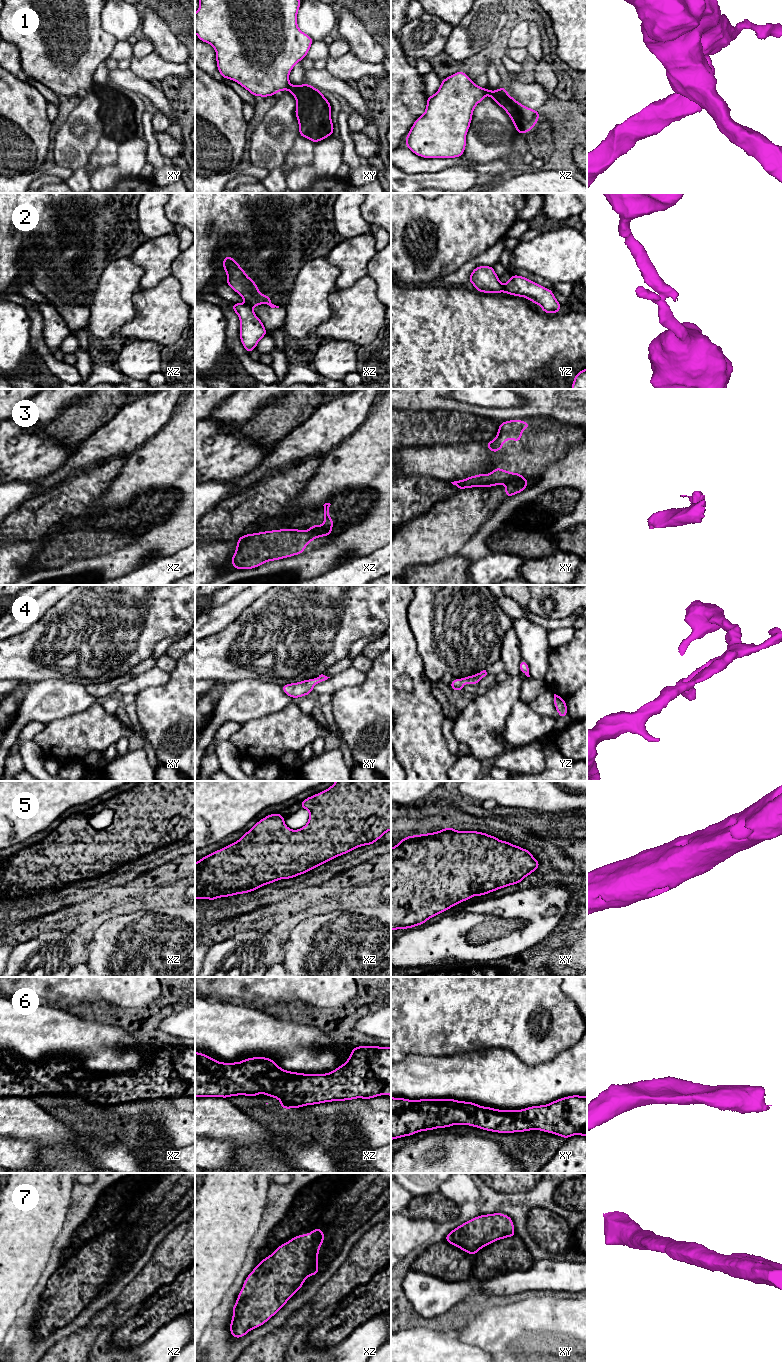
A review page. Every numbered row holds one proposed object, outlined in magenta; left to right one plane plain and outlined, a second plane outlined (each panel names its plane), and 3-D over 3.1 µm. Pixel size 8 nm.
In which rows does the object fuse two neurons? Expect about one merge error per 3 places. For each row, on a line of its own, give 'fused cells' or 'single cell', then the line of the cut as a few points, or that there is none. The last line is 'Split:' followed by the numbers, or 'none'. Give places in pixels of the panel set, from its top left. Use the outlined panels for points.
1: fused cells; cut xz (484, 89), (487, 94)
2: fused cells; cut yz (503, 285), (504, 291)
3: fused cells; cut xy (511, 473), (505, 483)
4: single cell; cut none
5: single cell; cut none
6: single cell; cut none
7: single cell; cut none
Split: 1, 2, 3

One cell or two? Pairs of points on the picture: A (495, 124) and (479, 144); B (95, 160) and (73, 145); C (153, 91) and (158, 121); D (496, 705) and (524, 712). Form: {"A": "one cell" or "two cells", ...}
{"A": "one cell", "B": "two cells", "C": "two cells", "D": "two cells"}

